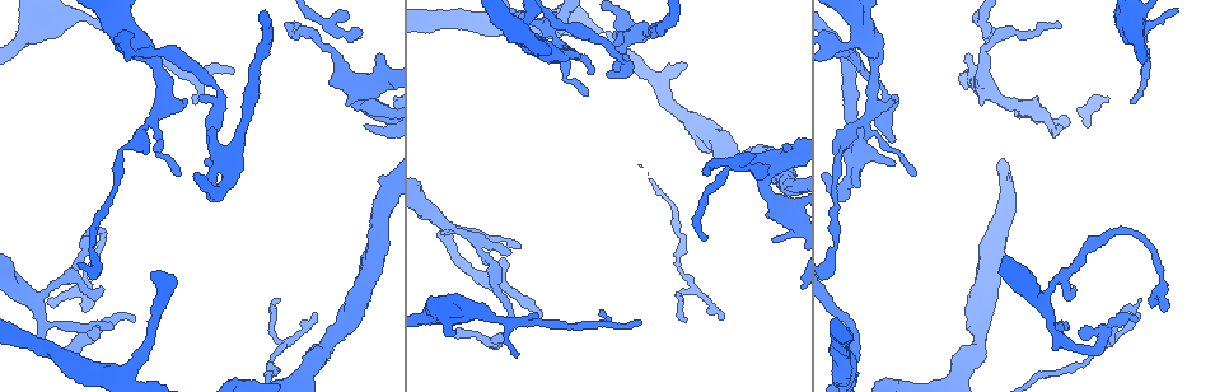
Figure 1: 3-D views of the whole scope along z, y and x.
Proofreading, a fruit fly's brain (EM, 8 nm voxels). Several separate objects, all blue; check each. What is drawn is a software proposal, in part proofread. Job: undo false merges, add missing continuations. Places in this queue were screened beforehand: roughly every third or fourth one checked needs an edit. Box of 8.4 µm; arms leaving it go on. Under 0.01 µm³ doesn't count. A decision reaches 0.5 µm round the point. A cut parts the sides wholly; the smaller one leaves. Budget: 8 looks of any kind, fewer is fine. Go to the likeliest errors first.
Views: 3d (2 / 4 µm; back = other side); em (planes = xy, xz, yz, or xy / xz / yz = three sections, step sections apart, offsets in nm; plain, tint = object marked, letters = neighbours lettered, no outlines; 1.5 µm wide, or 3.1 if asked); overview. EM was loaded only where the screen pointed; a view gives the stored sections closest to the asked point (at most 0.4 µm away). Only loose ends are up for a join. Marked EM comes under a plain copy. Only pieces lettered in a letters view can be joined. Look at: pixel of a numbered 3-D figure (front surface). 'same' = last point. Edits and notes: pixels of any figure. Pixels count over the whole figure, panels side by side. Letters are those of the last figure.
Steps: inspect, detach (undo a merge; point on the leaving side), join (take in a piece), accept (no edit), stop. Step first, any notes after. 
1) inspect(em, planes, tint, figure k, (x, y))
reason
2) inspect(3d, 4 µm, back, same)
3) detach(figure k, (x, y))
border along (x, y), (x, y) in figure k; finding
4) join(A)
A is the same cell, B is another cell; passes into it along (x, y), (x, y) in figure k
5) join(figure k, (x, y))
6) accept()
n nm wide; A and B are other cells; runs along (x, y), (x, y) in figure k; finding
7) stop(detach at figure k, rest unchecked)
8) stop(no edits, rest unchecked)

inspect(em, xz, step 8, letters, figure 1, (558, 44))

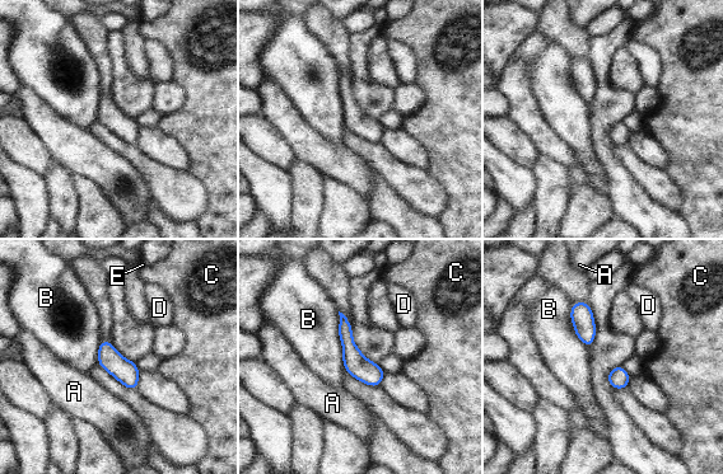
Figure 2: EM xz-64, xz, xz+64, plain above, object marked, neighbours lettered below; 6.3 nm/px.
accept()
B touches over 380 nm; A, B, C, D and E are other cells; border along (337, 311), (341, 361), (346, 371) in figure 2; all the same cell

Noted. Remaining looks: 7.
inspect(3d, 4 µm, figure 1, (233, 72))
thin end

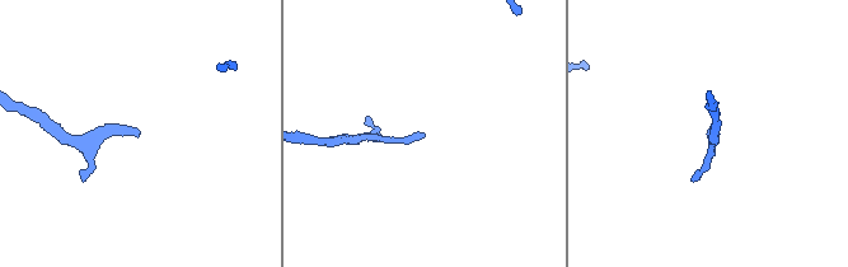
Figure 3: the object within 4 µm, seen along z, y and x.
inspect(em, yz, step 8, letters, figure 3, (137, 132))

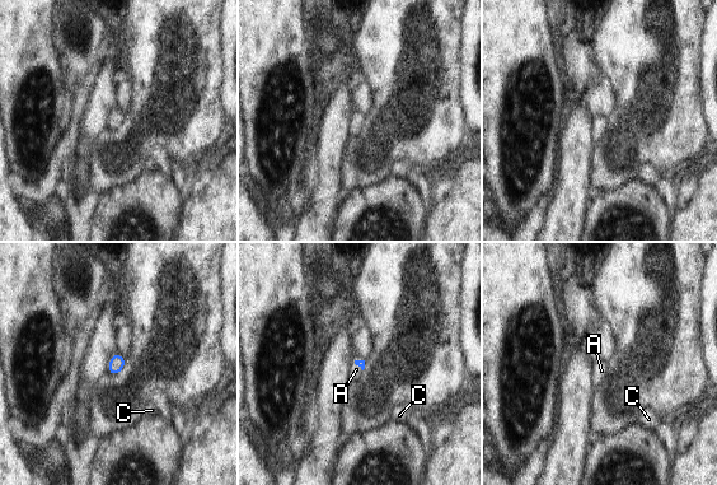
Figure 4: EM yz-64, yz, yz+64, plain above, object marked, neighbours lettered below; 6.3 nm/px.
inspect(em, planes, letters, same)
another direction

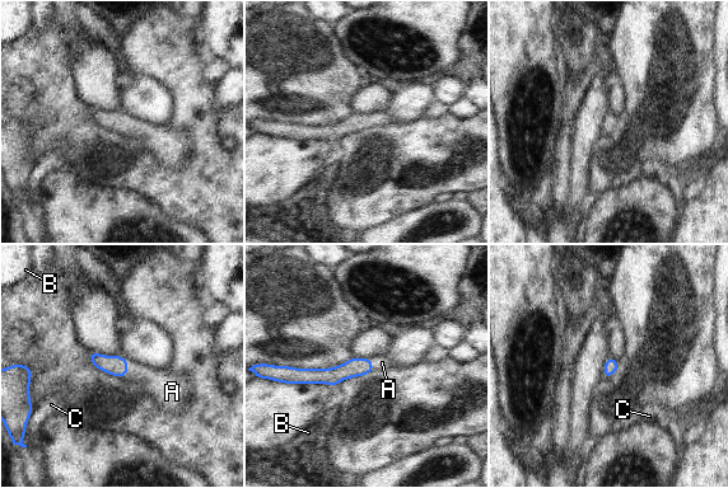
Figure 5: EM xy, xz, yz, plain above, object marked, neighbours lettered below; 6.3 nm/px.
join(A)
A touches over 80 nm; A is the same cell, B and C are other cells; passes into it along (117, 366), (126, 370), (162, 386) in figure 5; it goes on there

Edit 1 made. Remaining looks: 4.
inspect(overview)
redraw

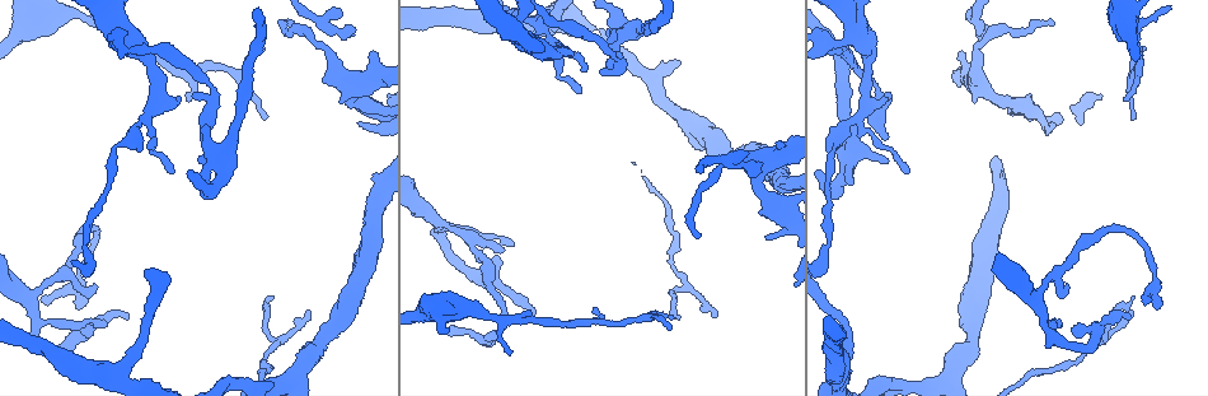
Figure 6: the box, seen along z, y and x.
inspect(em, xz, step 8, letters, figure 6, (498, 252))
thin end

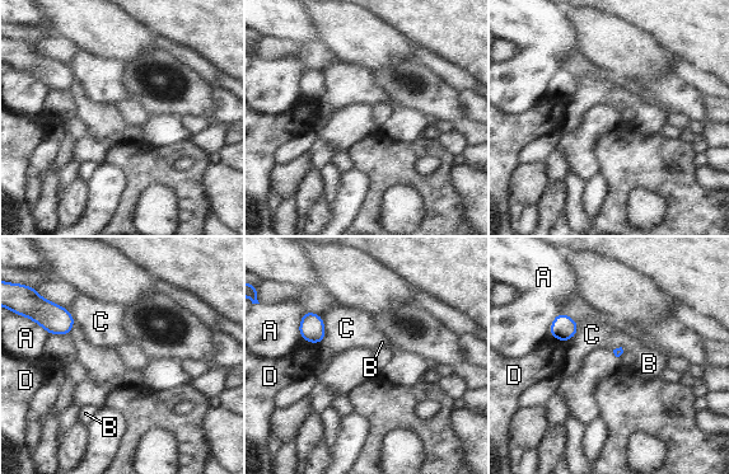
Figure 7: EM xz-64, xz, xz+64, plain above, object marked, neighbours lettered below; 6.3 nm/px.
accept()
A, B, C and D are other cells; border along (550, 333), (565, 342) in figure 7; no lettered piece goes on from it

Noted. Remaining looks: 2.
stop(join at figure 5, rest unchecked)

